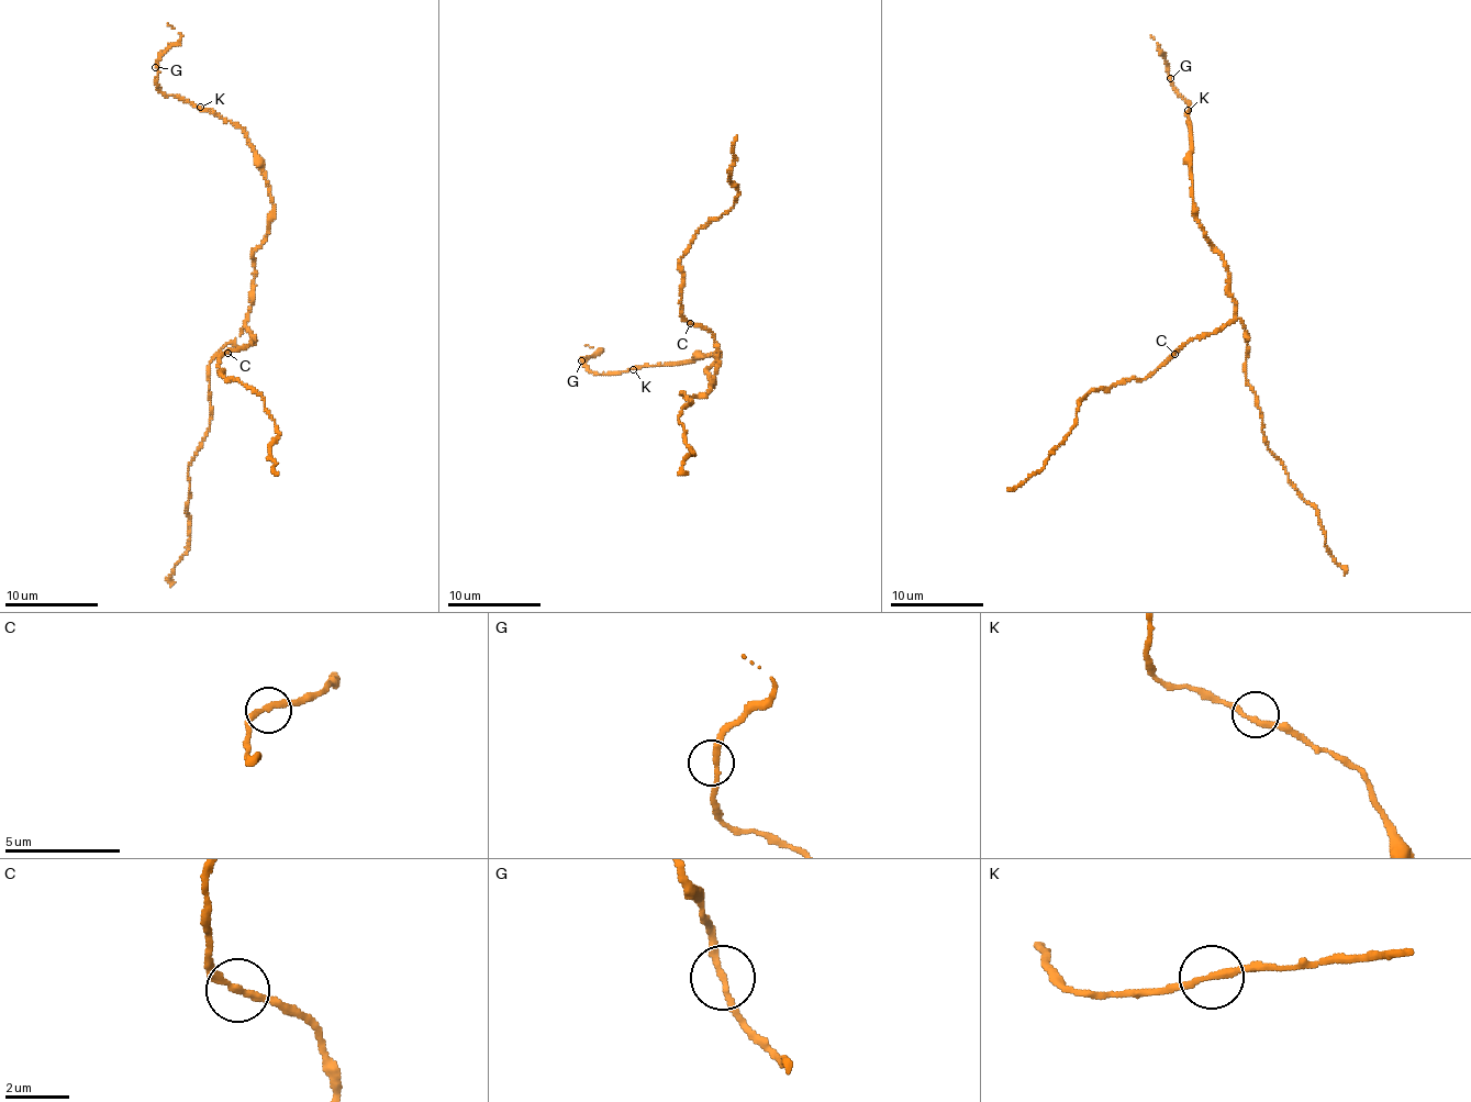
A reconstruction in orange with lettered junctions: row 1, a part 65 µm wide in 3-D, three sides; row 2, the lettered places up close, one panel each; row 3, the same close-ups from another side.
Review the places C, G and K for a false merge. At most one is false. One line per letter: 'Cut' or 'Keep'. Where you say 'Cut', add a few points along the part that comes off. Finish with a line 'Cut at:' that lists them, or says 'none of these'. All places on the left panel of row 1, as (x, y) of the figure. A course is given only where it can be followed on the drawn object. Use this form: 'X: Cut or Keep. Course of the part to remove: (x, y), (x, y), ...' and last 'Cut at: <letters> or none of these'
C: Keep
G: Keep
K: Keep
Cut at: none of these

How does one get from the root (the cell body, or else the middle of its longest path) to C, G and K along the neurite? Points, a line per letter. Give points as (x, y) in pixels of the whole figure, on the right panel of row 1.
C: (1228, 293), (1235, 303), (1234, 318), (1212, 333), (1190, 338), (1176, 355)
G: (1228, 293), (1228, 266), (1199, 222), (1193, 201), (1187, 115), (1191, 107), (1170, 78)
K: (1228, 293), (1228, 266), (1199, 222), (1193, 201), (1188, 110)

